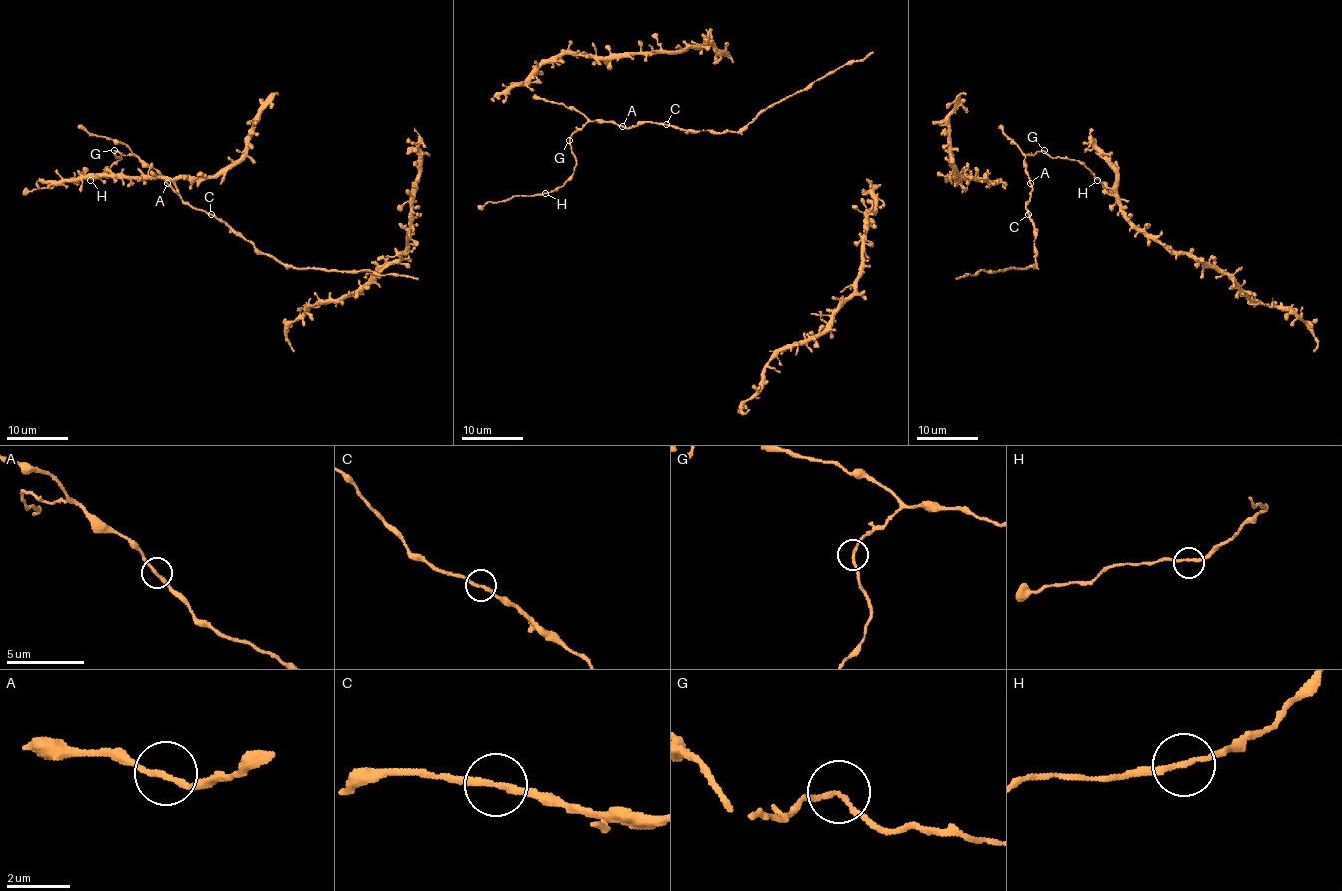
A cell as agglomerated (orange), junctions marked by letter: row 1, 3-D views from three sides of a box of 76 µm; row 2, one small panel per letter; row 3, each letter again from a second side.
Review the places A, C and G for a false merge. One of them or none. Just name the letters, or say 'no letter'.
no letter

